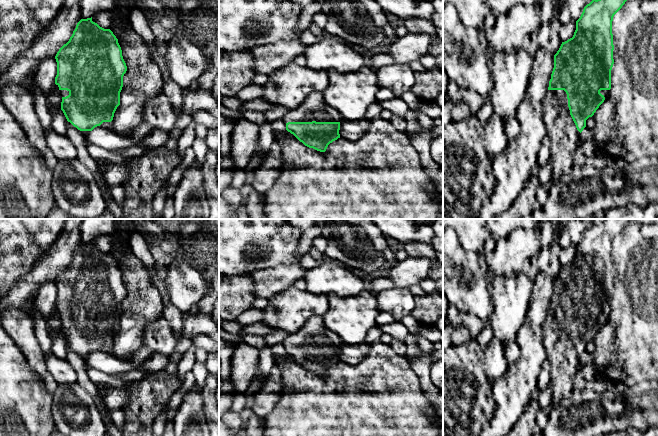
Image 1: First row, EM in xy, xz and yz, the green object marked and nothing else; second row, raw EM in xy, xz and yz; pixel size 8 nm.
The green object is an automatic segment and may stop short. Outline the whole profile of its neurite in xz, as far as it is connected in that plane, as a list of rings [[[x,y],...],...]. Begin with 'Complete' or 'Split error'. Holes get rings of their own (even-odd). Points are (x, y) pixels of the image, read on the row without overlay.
Split error. [[[313,316],[297,332],[283,341],[286,354],[309,372],[325,376],[328,369],[340,362],[342,339],[330,331],[323,317]]]

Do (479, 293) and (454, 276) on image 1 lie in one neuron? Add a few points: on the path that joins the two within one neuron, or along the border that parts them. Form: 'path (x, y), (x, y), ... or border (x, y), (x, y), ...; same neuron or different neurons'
path (473, 289), (460, 276); same neuron

